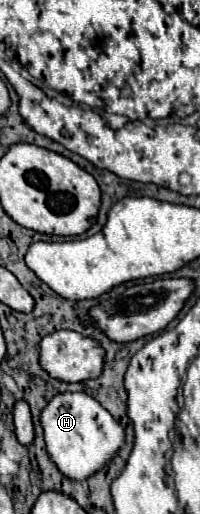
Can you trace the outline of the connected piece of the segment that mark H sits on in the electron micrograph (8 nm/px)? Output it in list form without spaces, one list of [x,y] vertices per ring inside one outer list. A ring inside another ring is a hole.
[[[84,392],[54,396],[42,410],[40,420],[50,458],[64,476],[74,480],[84,480],[108,466],[124,444],[124,428],[112,418],[112,414],[108,414],[108,410],[104,410],[104,406],[100,406],[100,402],[96,402],[96,398],[86,396]]]

